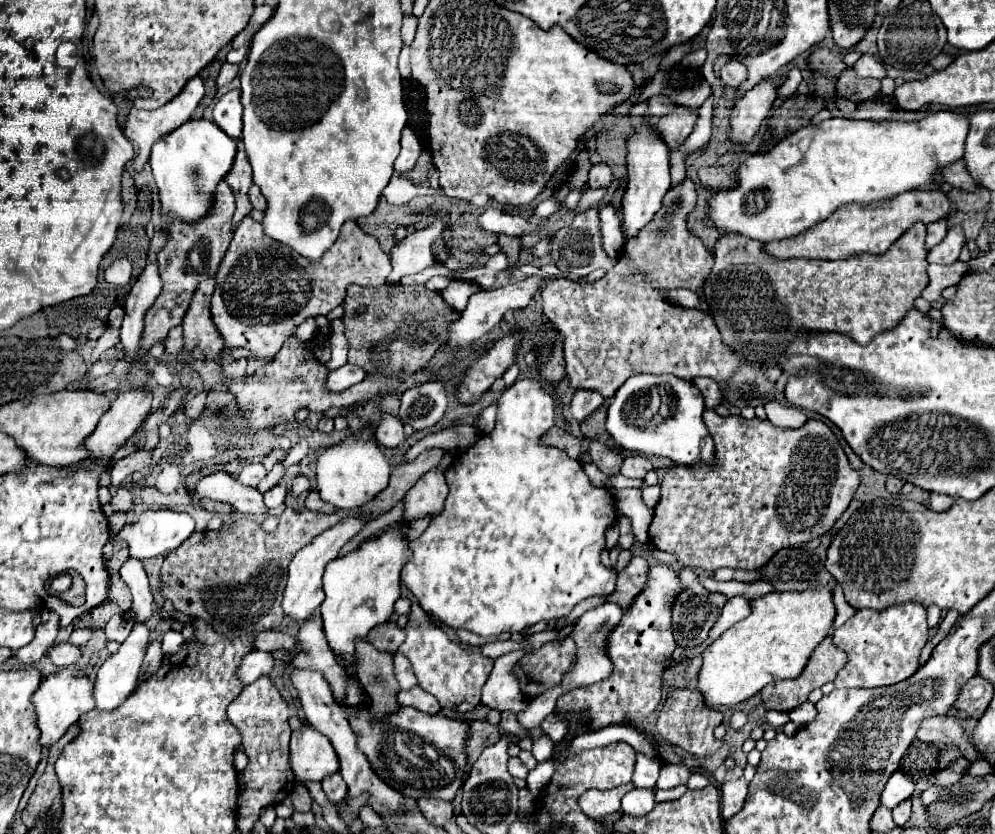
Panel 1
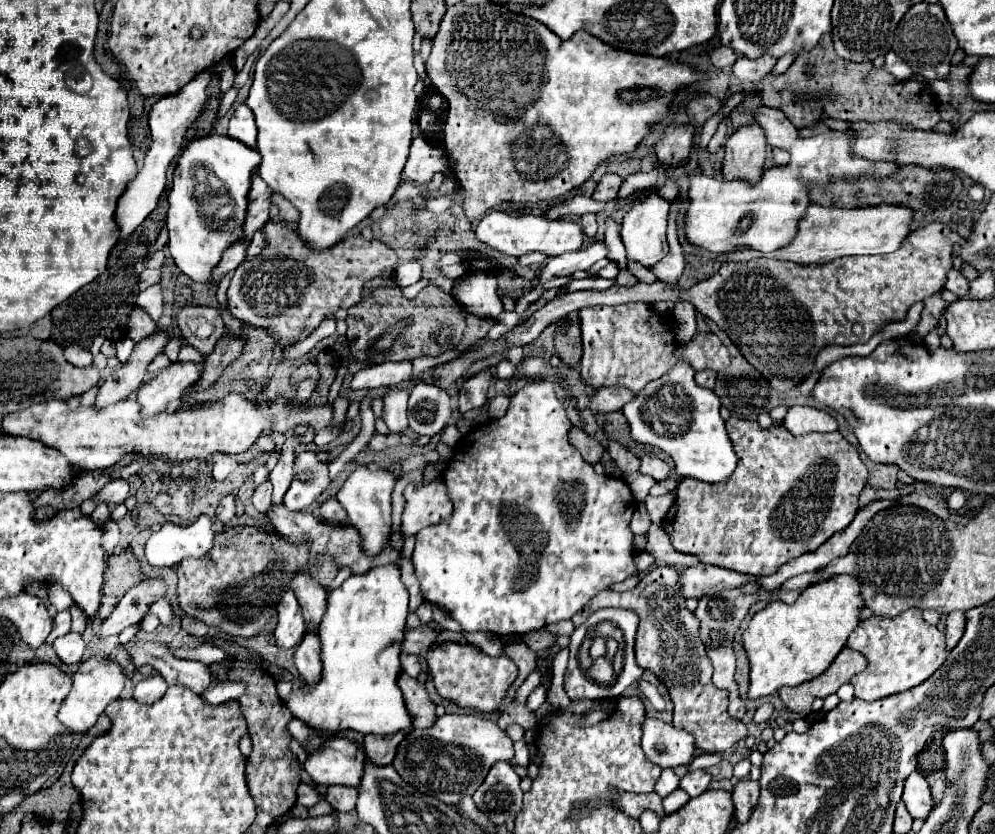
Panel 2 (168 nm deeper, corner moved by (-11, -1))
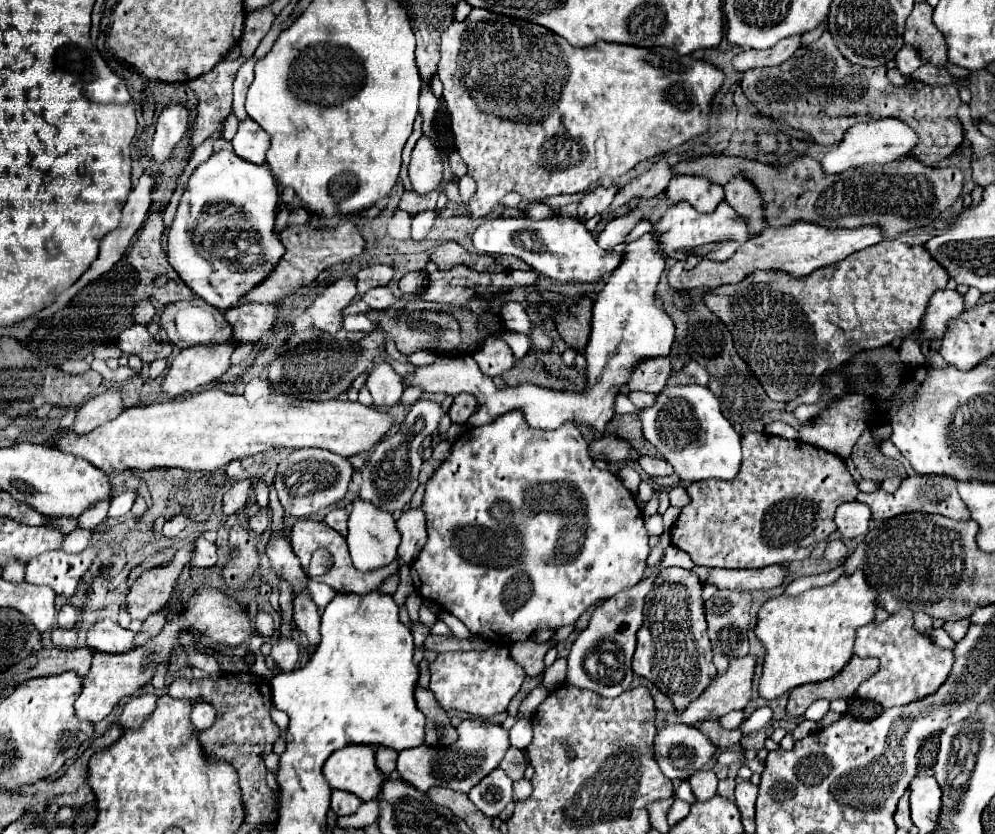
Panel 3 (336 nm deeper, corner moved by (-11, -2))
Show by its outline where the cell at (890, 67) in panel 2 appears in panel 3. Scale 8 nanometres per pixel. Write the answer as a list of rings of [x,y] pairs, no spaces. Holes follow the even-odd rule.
[[[905,45],[905,47],[897,53],[895,61],[897,61],[897,69],[899,69],[905,77],[911,77],[911,73],[923,65],[921,53],[919,53],[915,47],[909,47],[909,45]]]

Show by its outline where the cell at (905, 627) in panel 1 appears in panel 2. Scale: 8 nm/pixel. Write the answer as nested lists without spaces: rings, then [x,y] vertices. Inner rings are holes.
[[[919,608],[905,610],[895,618],[871,616],[851,632],[847,638],[847,646],[851,650],[861,652],[867,658],[867,668],[855,678],[851,684],[855,688],[855,696],[863,700],[879,700],[903,690],[909,690],[923,680],[927,680],[947,658],[945,650],[945,634],[923,620],[923,612]]]

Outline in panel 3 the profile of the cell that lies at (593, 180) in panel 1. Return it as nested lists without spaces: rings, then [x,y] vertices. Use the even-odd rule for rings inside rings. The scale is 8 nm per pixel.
[[[597,185],[593,191],[589,191],[577,207],[577,219],[587,221],[595,215],[605,215],[607,207],[611,205],[613,197],[617,193],[615,185]]]

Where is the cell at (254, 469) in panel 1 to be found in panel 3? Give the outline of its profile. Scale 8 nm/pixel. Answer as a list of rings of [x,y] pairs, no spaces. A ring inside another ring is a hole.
[[[259,511],[255,517],[249,519],[249,529],[255,531],[255,533],[263,533],[267,529],[267,523],[269,523],[267,511]]]

